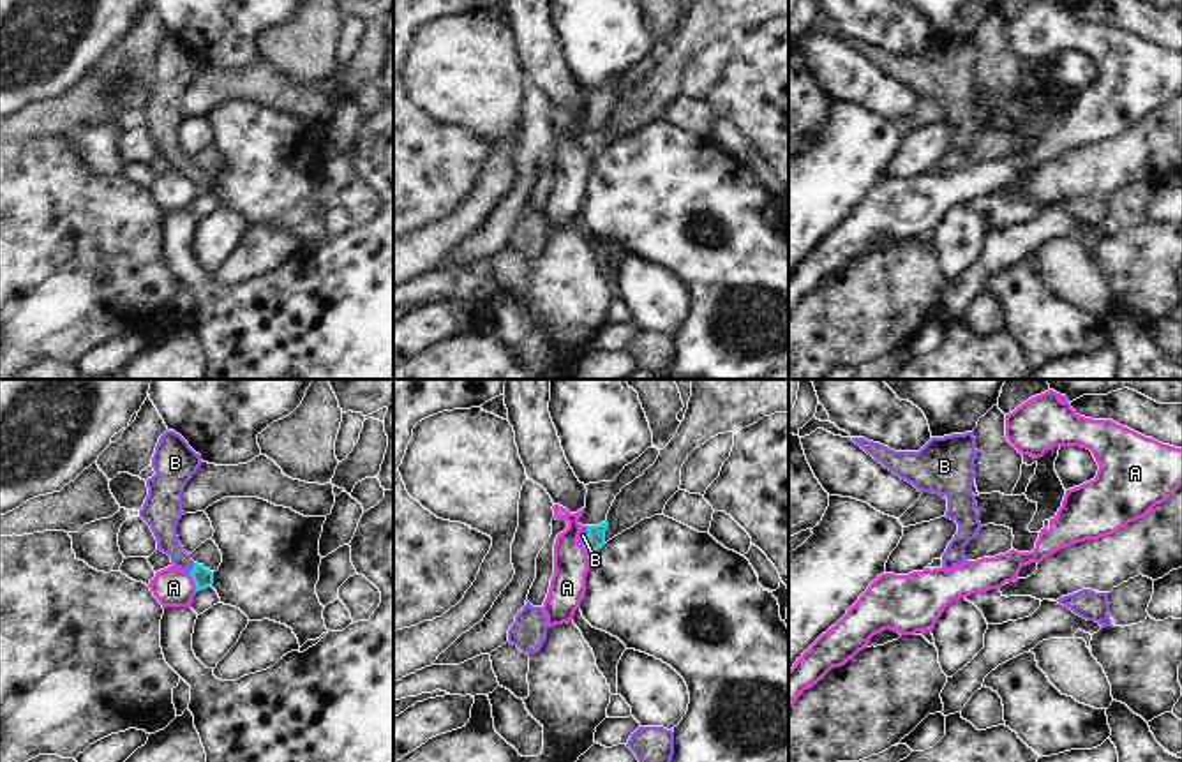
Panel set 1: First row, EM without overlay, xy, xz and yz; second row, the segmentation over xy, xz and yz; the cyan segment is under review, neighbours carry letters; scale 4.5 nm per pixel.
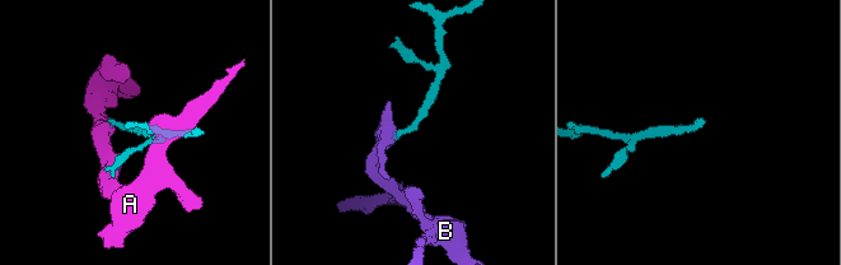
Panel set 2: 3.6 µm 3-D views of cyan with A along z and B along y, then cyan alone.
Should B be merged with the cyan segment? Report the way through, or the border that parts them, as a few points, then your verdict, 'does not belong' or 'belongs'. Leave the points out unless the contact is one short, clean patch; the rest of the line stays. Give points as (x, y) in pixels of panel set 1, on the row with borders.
runs through xy (203, 577), (193, 568), (168, 544), (163, 522); belongs

